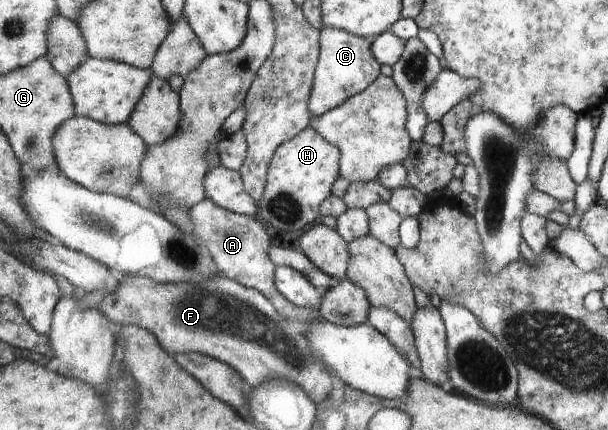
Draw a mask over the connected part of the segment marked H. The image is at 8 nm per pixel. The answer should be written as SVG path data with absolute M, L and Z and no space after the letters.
M310 126L306 127L304 131L300 131L291 140L281 143L270 160L264 193L262 199L257 201L257 214L266 223L270 223L274 229L280 229L280 231L300 231L306 225L312 225L318 219L318 205L331 196L332 184L339 176L339 159L341 157L342 153L339 151L339 147L336 147Z

